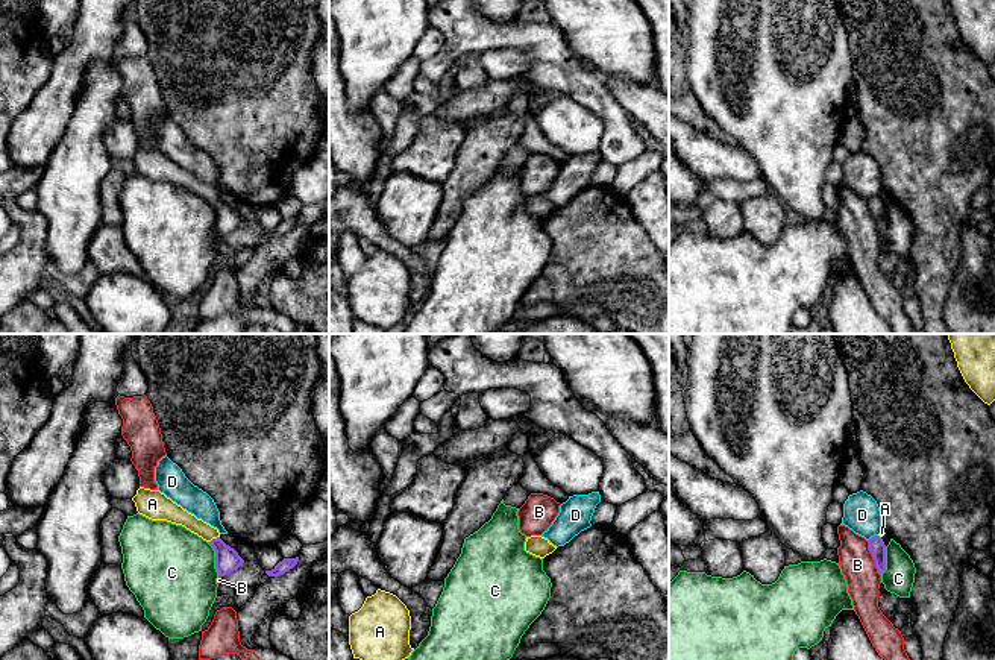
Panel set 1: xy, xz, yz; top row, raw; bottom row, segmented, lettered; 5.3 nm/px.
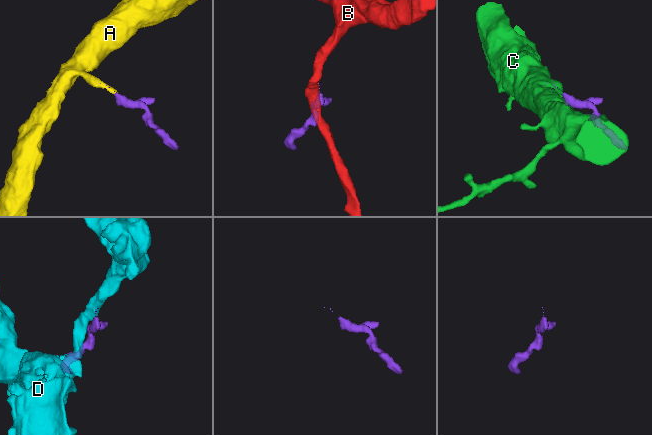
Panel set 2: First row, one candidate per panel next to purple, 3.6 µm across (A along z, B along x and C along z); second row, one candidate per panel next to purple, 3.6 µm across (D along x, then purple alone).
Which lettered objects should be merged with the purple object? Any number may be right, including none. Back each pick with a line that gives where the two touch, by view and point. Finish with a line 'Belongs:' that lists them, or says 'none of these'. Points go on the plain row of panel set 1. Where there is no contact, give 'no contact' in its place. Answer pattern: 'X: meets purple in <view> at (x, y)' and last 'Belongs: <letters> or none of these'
A: meets purple in xy at (214, 199)
Belongs: A

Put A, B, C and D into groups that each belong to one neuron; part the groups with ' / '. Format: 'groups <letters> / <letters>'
groups A / B / C / D

